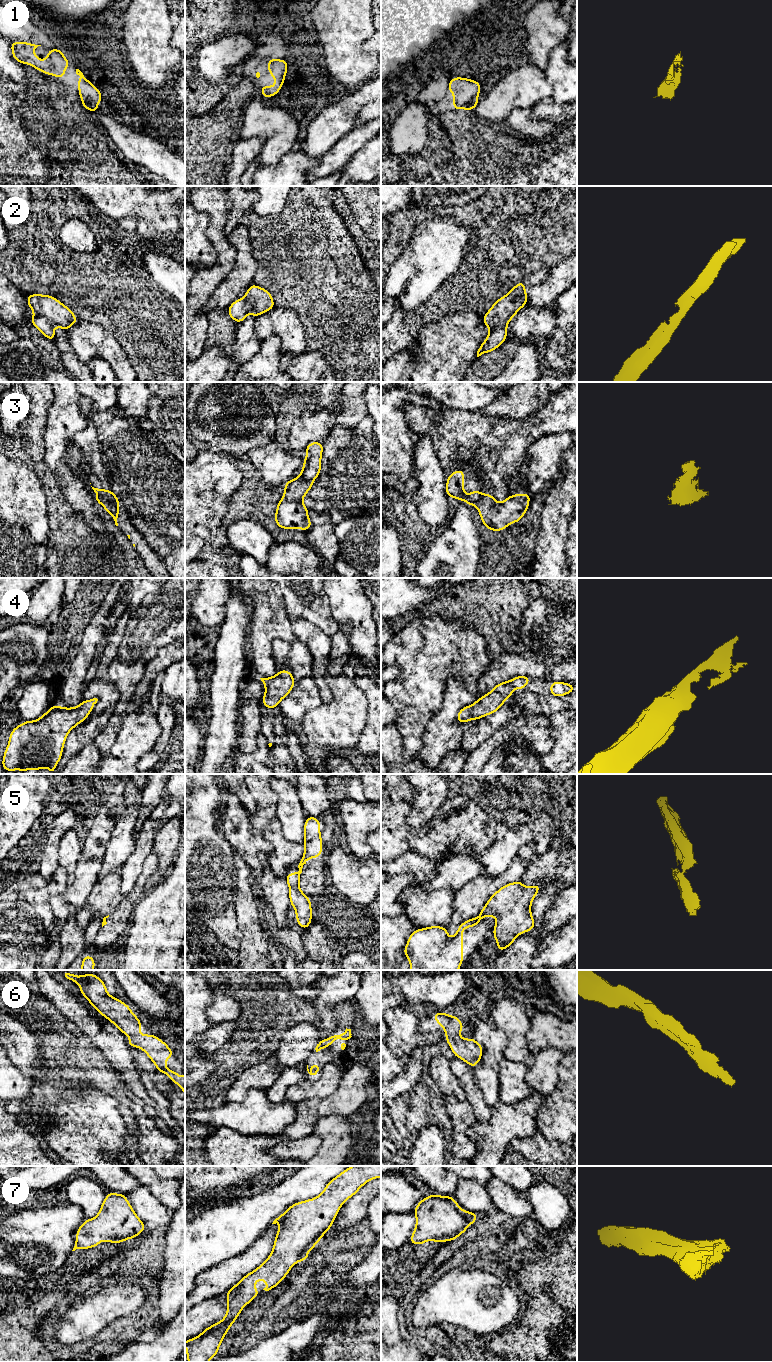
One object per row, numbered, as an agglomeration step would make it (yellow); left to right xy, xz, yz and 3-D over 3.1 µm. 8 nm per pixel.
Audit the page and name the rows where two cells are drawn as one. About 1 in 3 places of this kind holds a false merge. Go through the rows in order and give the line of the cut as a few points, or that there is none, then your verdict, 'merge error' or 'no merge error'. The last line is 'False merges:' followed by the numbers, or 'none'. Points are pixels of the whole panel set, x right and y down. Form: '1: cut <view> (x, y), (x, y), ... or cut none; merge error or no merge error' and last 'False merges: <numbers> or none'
1: cut none; no merge error
2: cut none; no merge error
3: cut xy (97, 495), (106, 499), (115, 507); merge error
4: cut none; no merge error
5: cut xz (299, 869), (300, 873); merge error
6: cut none; no merge error
7: cut none; no merge error
False merges: 3, 5

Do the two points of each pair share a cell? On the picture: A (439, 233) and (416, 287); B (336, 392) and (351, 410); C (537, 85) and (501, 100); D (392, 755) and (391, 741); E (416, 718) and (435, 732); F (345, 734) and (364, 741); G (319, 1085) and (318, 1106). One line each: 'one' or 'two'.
A: one
B: one
C: one
D: one
E: two
F: two
G: two

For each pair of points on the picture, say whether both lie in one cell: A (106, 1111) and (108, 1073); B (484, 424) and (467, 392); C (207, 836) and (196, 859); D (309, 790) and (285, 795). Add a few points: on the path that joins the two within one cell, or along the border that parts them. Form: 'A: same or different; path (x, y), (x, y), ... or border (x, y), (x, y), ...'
A: different; border (104, 1092), (118, 1101)
B: different; border (454, 408), (479, 411)
C: same; path (201, 842), (196, 847), (196, 853)
D: different; border (295, 788), (298, 799), (306, 814)

